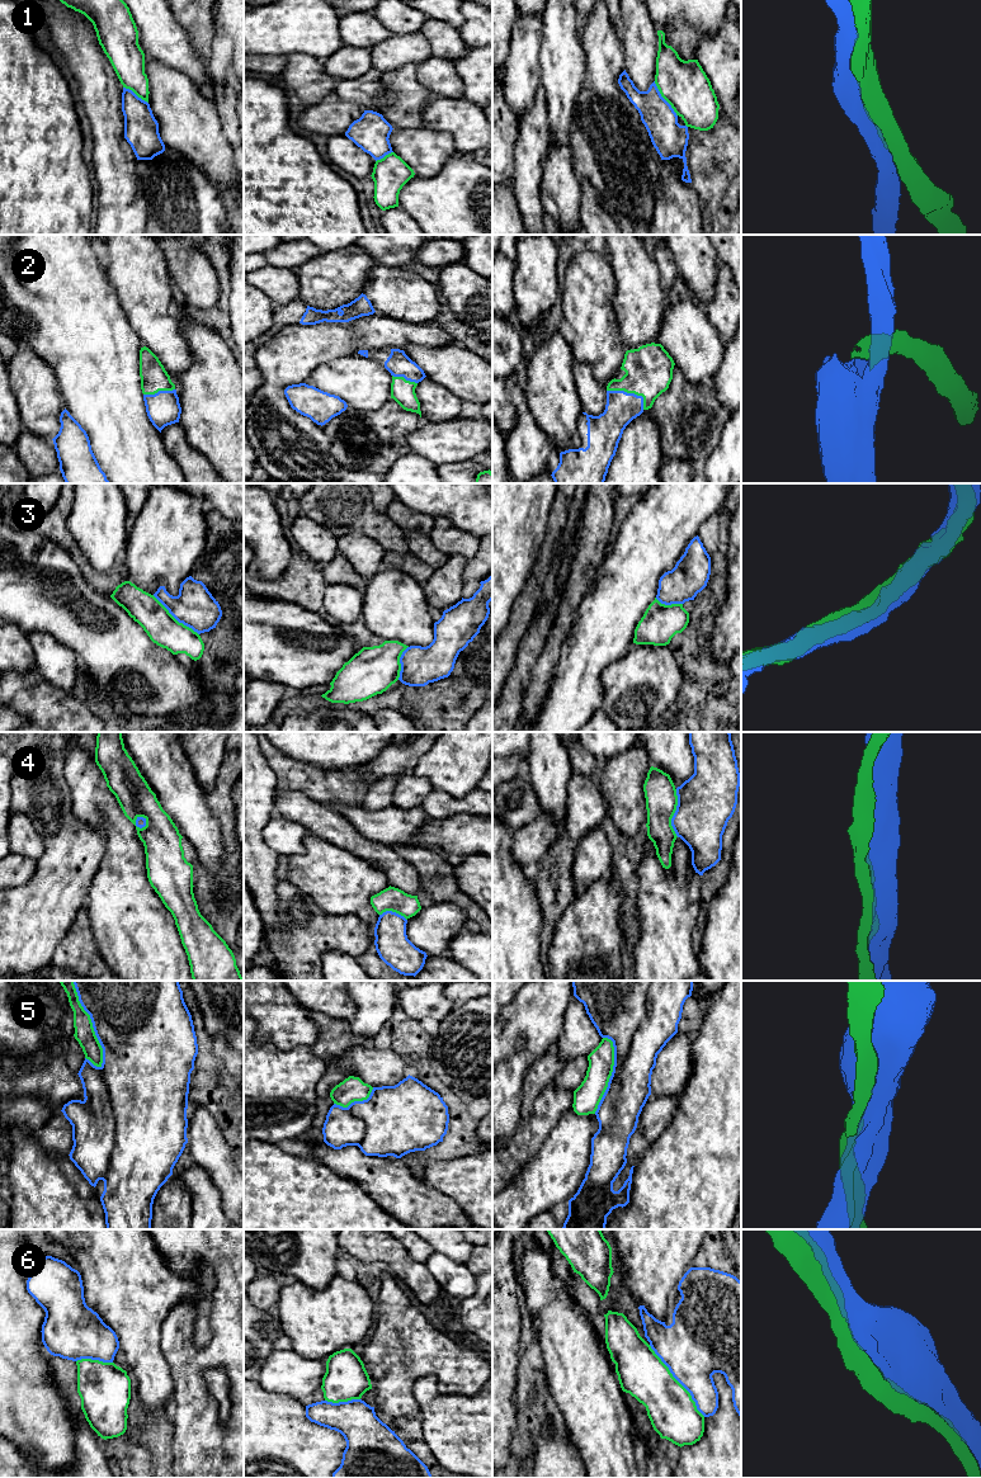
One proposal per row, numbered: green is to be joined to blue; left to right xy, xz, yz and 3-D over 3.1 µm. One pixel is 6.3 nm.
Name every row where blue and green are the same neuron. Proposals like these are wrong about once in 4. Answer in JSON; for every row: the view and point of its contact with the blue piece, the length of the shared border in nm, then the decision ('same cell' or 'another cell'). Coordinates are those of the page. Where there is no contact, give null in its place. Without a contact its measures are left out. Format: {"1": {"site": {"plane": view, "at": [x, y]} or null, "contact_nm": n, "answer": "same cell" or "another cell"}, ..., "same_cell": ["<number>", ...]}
{"1": {"site": {"plane": "yz", "at": [664, 99]}, "contact_nm": 260, "answer": "same cell"}, "2": {"site": {"plane": "yz", "at": [631, 393]}, "contact_nm": 260, "answer": "same cell"}, "3": {"site": {"plane": "xy", "at": [175, 618]}, "contact_nm": 380, "answer": "same cell"}, "4": {"site": {"plane": "yz", "at": [674, 813]}, "contact_nm": 300, "answer": "same cell"}, "5": {"site": {"plane": "xy", "at": [93, 1024]}, "contact_nm": 600, "answer": "another cell"}, "6": {"site": {"plane": "yz", "at": [677, 1379]}, "contact_nm": 600, "answer": "same cell"}, "same_cell": ["1", "2", "3", "4", "6"]}

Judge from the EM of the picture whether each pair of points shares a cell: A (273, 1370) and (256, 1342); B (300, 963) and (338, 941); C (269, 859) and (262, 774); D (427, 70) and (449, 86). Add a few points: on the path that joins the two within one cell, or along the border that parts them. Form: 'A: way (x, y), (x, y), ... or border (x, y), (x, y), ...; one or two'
A: border (273, 1349), (259, 1370); two
B: way (309, 954), (322, 940), (329, 940); one
C: way (256, 837), (256, 796); one
D: way (432, 74), (444, 81); one

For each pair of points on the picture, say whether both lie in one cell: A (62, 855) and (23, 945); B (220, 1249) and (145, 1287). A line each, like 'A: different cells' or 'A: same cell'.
A: same cell
B: different cells

